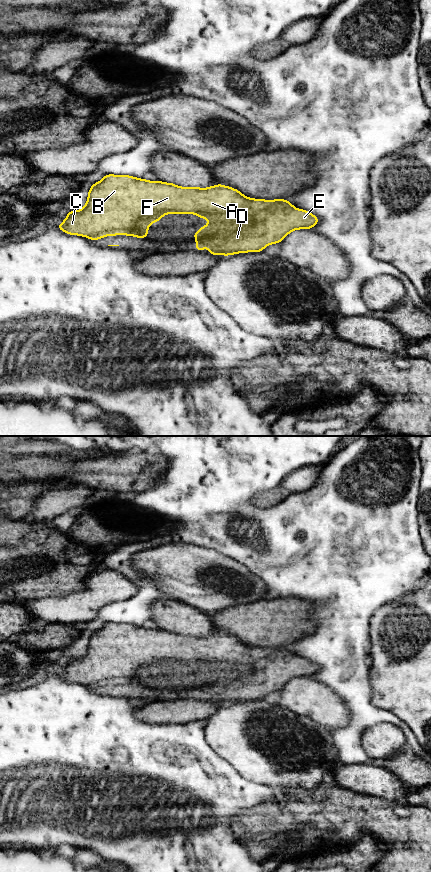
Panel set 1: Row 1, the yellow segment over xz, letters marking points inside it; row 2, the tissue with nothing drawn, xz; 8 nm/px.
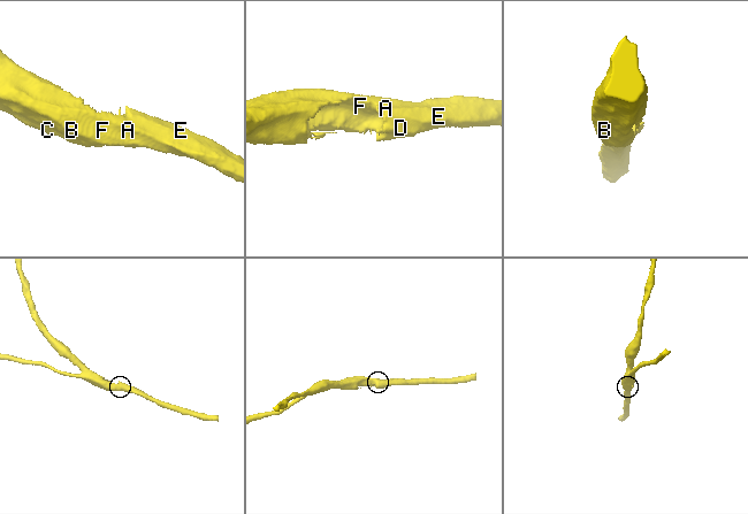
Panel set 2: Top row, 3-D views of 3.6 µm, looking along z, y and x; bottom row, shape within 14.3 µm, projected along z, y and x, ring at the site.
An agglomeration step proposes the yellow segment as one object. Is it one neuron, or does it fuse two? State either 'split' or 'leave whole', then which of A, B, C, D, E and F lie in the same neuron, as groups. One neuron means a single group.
leave whole; groups A B C D E F

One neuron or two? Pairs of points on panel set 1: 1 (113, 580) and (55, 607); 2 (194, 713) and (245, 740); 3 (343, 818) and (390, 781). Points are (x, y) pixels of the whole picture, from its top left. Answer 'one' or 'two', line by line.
1: one
2: two
3: two

